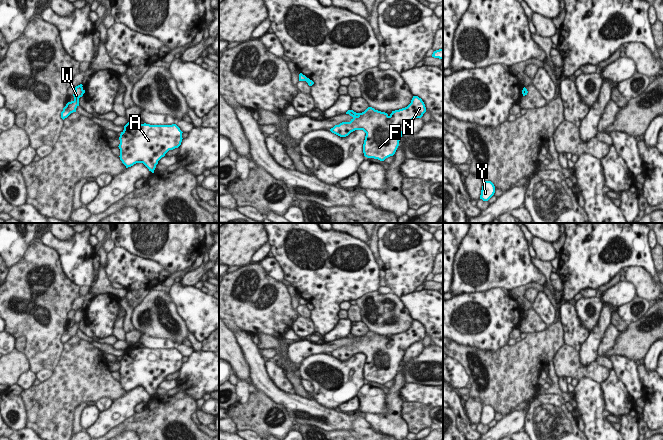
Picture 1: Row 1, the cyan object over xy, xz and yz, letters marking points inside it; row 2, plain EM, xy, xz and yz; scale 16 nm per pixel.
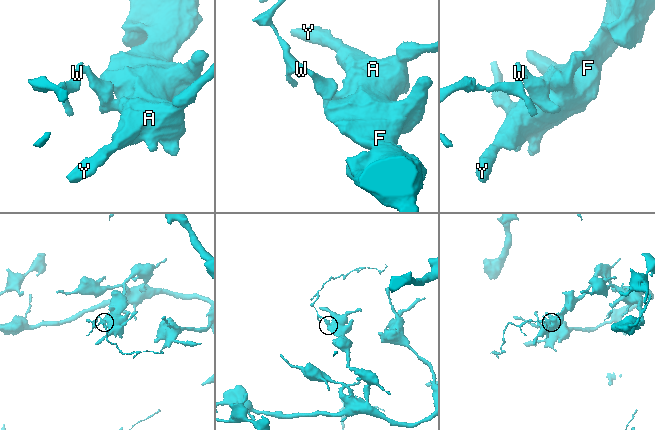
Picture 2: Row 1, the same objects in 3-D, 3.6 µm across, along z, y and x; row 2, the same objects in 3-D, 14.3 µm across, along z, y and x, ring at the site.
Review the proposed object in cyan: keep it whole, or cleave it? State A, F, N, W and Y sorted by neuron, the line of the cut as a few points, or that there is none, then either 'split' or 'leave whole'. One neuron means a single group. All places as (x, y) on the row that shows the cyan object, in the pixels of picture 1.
groups A F N Y / W; cut xy (82, 90), (84, 92); split

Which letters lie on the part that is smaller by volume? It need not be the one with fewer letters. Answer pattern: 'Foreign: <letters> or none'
Foreign: W

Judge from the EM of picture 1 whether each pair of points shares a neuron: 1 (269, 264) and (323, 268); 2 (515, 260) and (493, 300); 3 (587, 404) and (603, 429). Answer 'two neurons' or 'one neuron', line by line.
1: two neurons
2: two neurons
3: one neuron

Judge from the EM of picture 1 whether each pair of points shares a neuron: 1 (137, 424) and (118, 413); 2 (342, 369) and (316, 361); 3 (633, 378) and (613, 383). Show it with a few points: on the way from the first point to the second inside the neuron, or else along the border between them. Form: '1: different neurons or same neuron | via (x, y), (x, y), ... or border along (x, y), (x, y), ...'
1: different neurons | border along (135, 413), (110, 429)
2: same neuron | via (336, 368), (322, 362)
3: different neurons | border along (612, 369), (626, 390), (635, 399)

